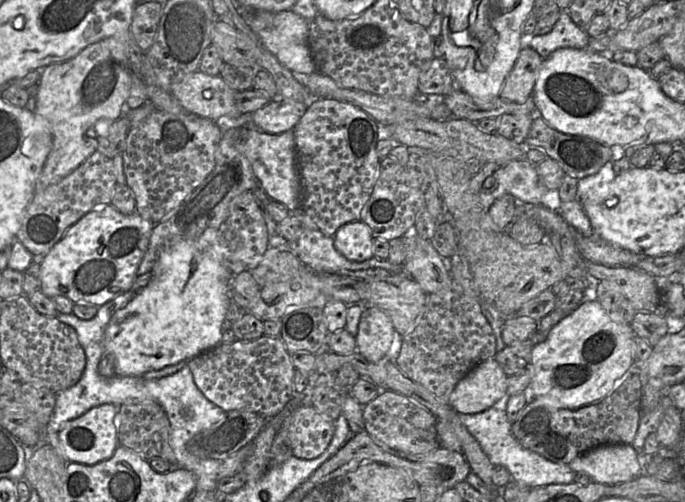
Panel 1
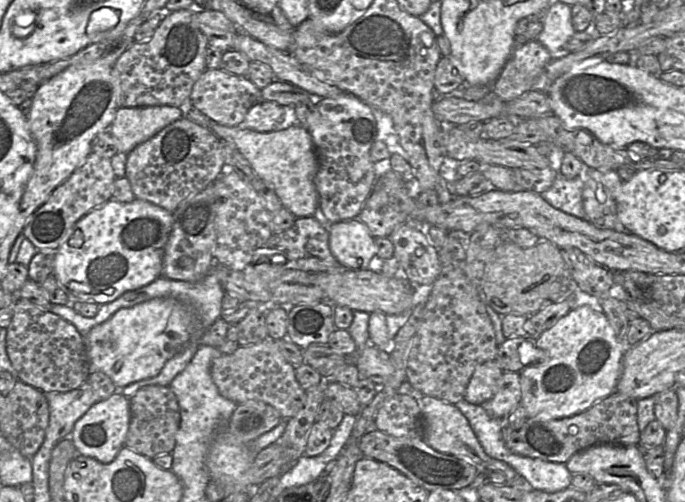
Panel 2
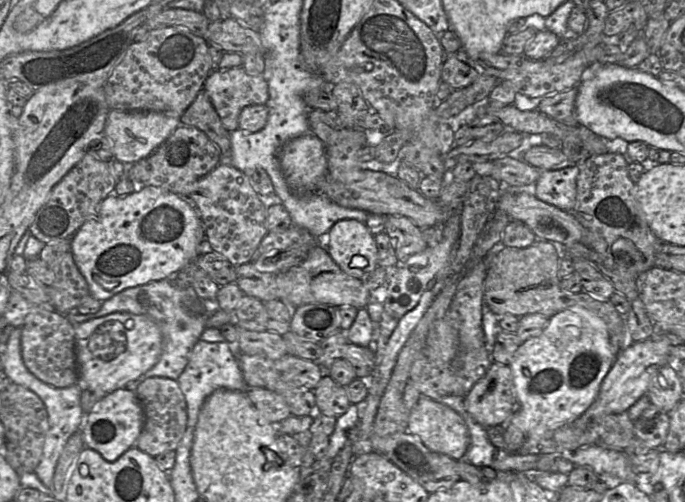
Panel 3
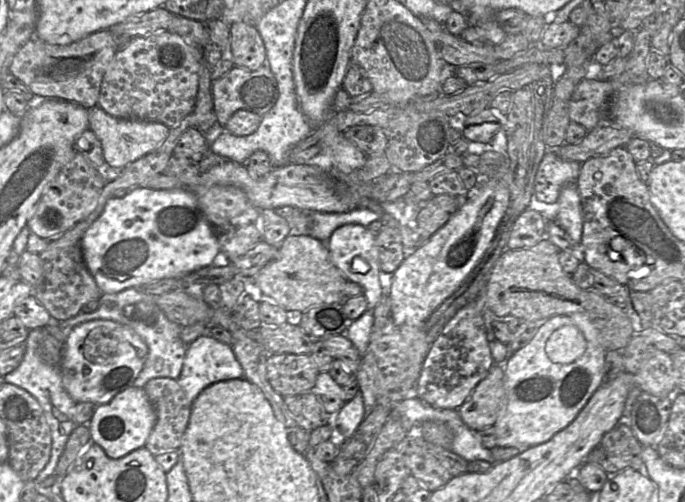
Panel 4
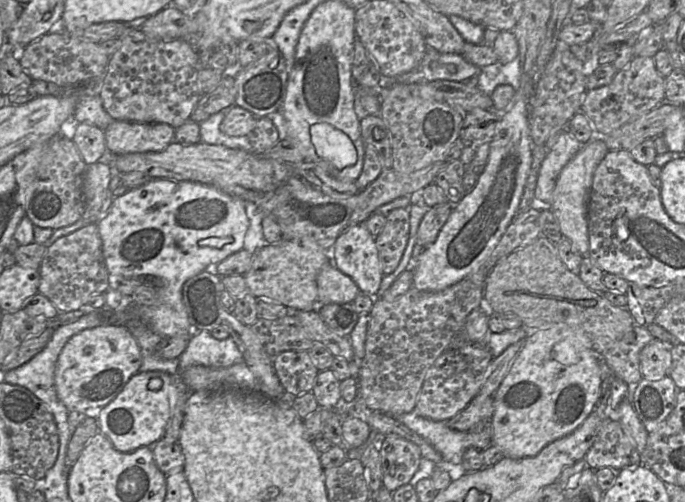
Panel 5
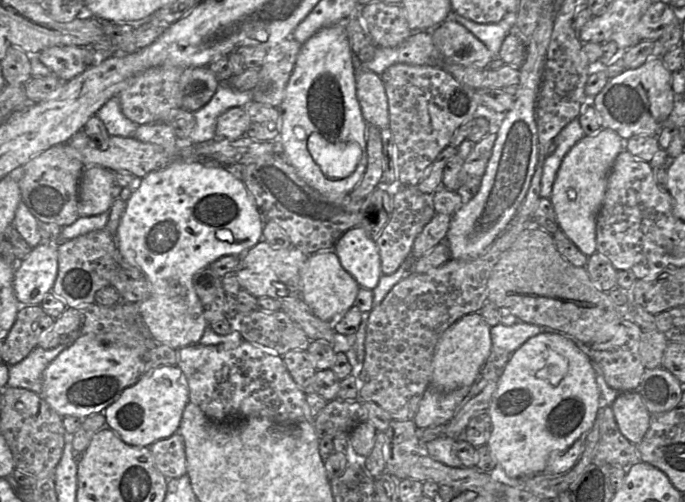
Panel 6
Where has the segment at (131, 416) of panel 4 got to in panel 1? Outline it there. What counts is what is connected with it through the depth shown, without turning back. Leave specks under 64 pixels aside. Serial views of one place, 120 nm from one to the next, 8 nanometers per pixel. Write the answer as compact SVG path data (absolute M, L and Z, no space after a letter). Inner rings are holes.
M102 404L91 408L78 418L68 421L58 432L61 445L61 456L68 463L94 465L111 458L118 446L115 417L118 406L115 404Z

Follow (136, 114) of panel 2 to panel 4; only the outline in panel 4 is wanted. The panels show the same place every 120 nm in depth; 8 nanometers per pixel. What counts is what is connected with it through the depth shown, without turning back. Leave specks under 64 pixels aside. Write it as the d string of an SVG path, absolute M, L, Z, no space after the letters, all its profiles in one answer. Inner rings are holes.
M99 106L88 110L89 129L100 140L104 159L112 167L125 168L130 163L153 152L164 142L170 132L170 128L160 122L116 118L107 114Z

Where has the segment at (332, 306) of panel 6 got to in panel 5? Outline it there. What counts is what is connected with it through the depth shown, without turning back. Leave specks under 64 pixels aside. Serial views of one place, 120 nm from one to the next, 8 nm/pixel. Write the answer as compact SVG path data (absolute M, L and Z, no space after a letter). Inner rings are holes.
M327 262L317 276L320 304L351 303L360 291L356 283L332 263Z

